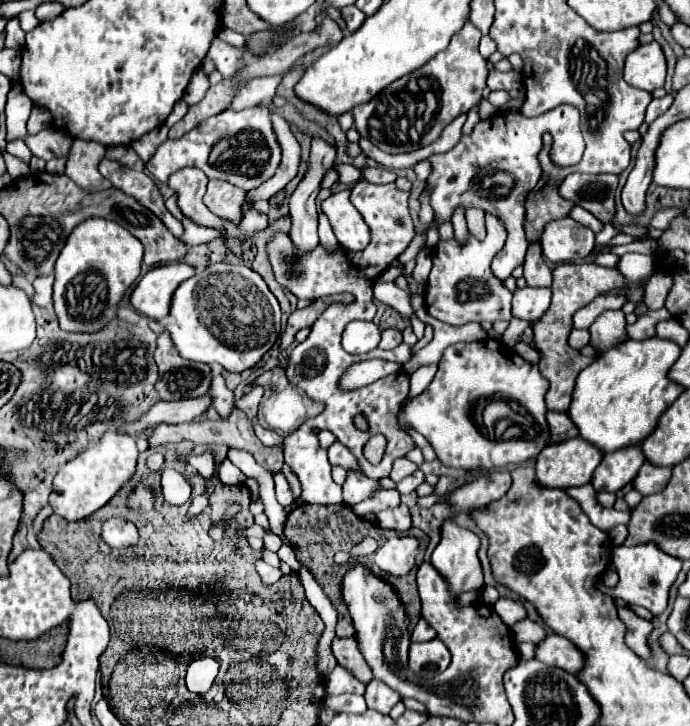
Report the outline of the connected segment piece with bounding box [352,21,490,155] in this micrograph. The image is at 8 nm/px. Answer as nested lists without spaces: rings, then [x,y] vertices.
[[[468,21],[456,33],[446,51],[436,53],[424,67],[400,77],[388,89],[380,91],[372,101],[352,109],[354,127],[362,137],[372,141],[386,153],[410,153],[430,145],[440,137],[444,125],[462,113],[468,113],[480,99],[486,87],[488,63],[478,53],[480,31]]]

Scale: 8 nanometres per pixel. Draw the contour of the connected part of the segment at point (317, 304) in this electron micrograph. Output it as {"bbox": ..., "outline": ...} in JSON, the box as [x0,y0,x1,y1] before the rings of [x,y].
{"bbox":[280,293,350,349],"outline":[[[340,293],[340,295],[320,297],[320,299],[316,299],[310,307],[294,311],[294,313],[288,317],[288,325],[286,325],[286,331],[284,331],[284,335],[282,335],[280,349],[286,349],[286,347],[294,341],[296,331],[300,331],[302,327],[310,327],[310,325],[322,315],[322,311],[324,311],[328,305],[336,303],[336,301],[344,301],[344,303],[348,303],[348,301],[350,301],[350,295],[348,295],[348,293]]]}

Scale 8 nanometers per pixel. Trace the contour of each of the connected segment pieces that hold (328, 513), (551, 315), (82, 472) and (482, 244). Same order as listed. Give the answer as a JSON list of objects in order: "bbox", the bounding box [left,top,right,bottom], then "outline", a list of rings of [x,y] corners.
[{"bbox":[284,503,382,637],"outline":[[[302,503],[290,511],[286,527],[284,527],[284,535],[296,547],[296,559],[312,571],[312,575],[316,577],[316,581],[322,585],[324,593],[336,607],[336,613],[338,613],[336,635],[338,637],[356,637],[356,629],[352,625],[350,613],[342,599],[342,579],[344,579],[346,571],[350,569],[350,565],[334,563],[334,555],[338,551],[350,551],[366,535],[382,537],[380,531],[376,531],[376,527],[370,521],[358,517],[346,503],[338,503],[338,505],[306,505],[306,503]]]},{"bbox":[532,263,627,411],"outline":[[[594,263],[560,265],[554,269],[554,277],[556,277],[556,281],[552,283],[554,299],[550,303],[550,309],[542,317],[542,321],[538,321],[532,329],[534,329],[536,349],[544,353],[542,361],[538,363],[540,373],[550,381],[550,391],[546,393],[546,405],[548,409],[568,411],[578,373],[594,361],[594,357],[586,357],[578,349],[570,349],[568,345],[568,335],[572,331],[572,315],[578,309],[586,307],[598,295],[604,295],[611,289],[626,287],[627,281],[617,269],[594,265]]]},{"bbox":[50,431,138,521],"outline":[[[114,431],[104,433],[102,439],[92,443],[76,459],[60,465],[60,471],[54,477],[54,485],[50,493],[50,505],[54,513],[68,521],[76,521],[92,515],[116,495],[116,491],[122,487],[124,481],[128,481],[134,475],[136,459],[138,459],[138,449],[132,437],[124,437]]]},{"bbox":[426,213,512,325],"outline":[[[485,213],[486,239],[476,241],[476,237],[468,235],[466,243],[458,243],[452,239],[442,239],[432,251],[432,273],[426,287],[426,307],[432,317],[450,325],[464,325],[470,321],[510,321],[510,301],[512,293],[504,287],[504,283],[496,281],[490,271],[490,263],[494,255],[504,247],[506,229],[504,223],[492,215]]]}]

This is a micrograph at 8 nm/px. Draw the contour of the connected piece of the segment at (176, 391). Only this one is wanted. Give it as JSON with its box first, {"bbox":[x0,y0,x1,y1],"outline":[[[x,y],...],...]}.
{"bbox":[154,331,210,401],"outline":[[[166,331],[158,335],[158,347],[154,353],[158,365],[156,391],[162,401],[180,401],[194,399],[208,393],[210,385],[210,367],[204,363],[182,359],[172,345],[172,339]]]}

